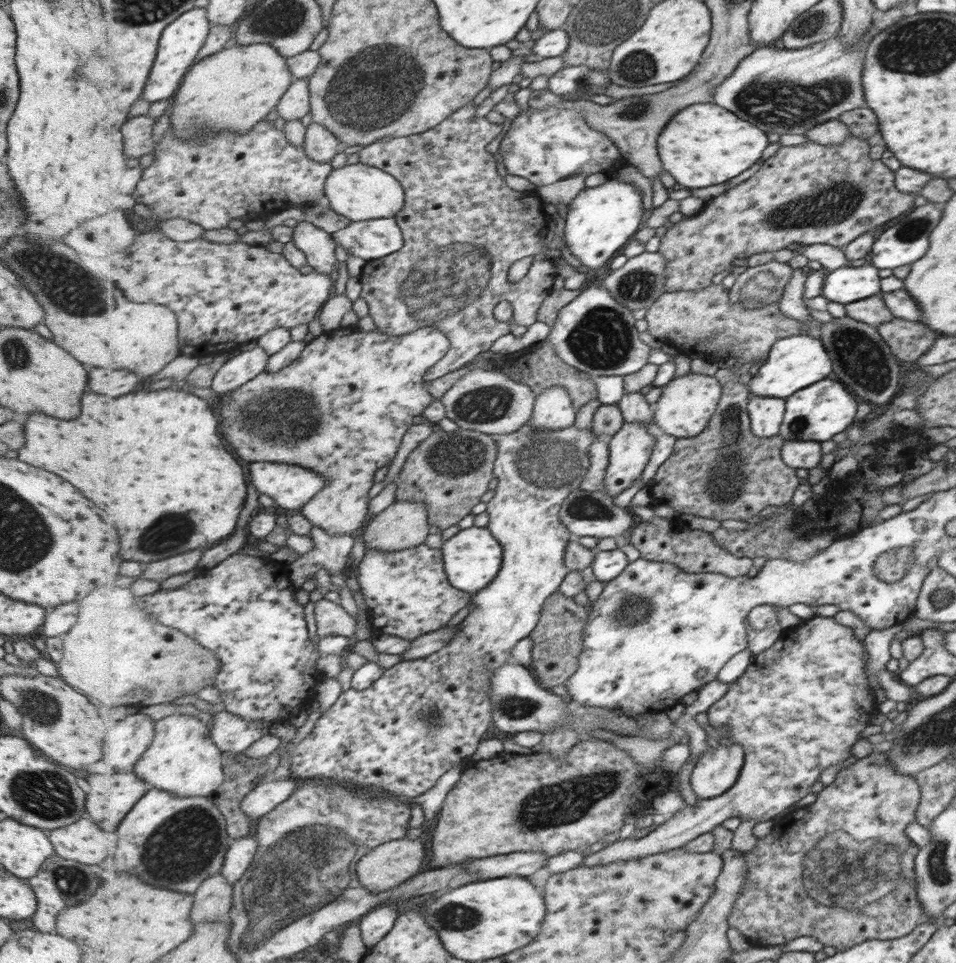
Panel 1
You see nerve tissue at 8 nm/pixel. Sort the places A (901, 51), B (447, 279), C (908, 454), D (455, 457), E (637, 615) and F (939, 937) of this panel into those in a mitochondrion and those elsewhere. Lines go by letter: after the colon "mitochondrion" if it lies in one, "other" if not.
A: mitochondrion
B: mitochondrion
C: other
D: mitochondrion
E: mitochondrion
F: other

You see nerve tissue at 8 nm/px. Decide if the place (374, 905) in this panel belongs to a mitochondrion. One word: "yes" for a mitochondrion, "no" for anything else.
no

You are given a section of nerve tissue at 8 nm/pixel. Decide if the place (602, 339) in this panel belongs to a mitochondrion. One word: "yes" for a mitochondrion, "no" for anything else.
yes

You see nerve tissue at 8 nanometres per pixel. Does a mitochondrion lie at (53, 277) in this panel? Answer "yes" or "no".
yes

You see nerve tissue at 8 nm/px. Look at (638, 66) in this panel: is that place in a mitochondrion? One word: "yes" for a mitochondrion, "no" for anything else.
yes

